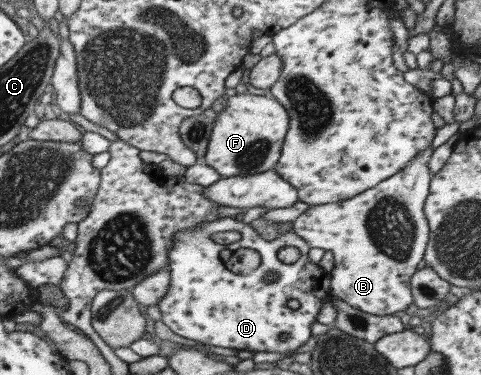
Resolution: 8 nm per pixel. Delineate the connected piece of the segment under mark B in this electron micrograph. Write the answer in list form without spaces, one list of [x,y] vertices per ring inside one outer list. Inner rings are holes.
[[[432,147],[425,148],[402,170],[352,198],[309,205],[291,222],[292,233],[302,238],[308,247],[332,253],[331,297],[374,316],[394,315],[413,303],[409,282],[423,259],[429,238],[423,202],[431,177],[427,158],[432,151]]]

